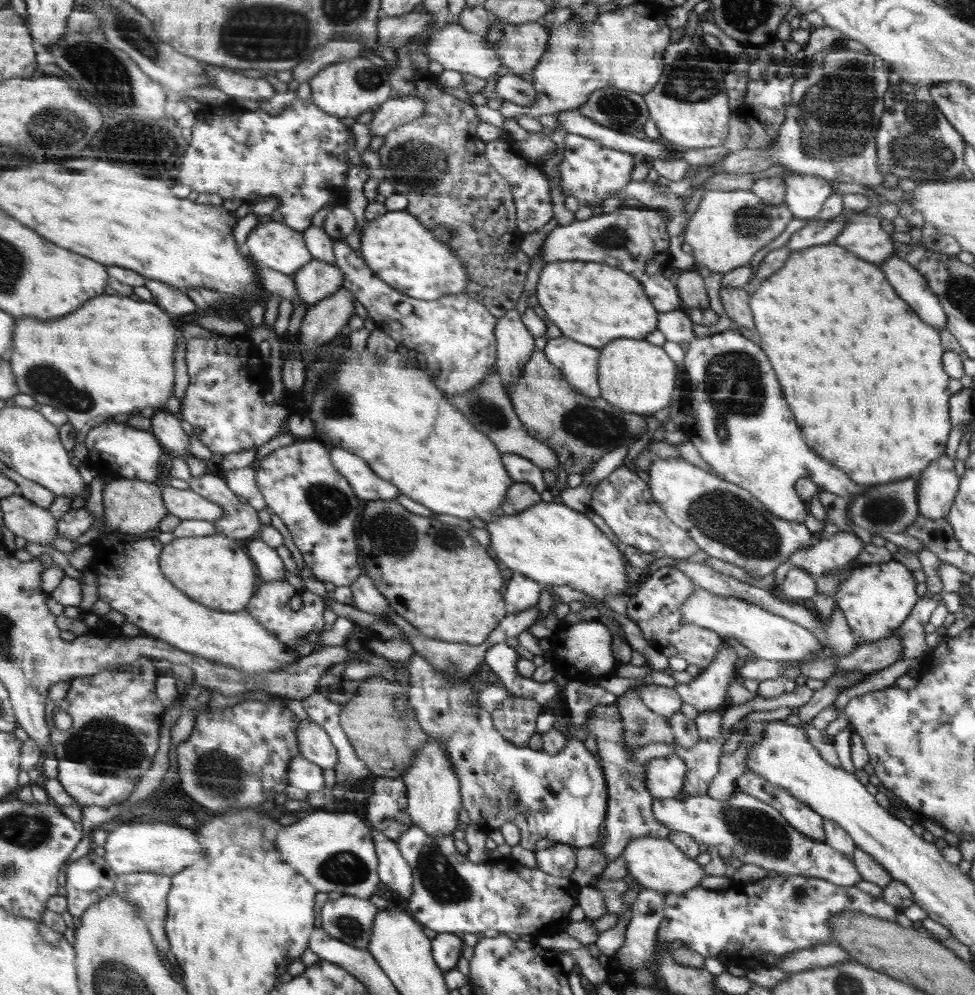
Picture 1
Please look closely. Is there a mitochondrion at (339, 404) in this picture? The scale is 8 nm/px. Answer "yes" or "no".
yes

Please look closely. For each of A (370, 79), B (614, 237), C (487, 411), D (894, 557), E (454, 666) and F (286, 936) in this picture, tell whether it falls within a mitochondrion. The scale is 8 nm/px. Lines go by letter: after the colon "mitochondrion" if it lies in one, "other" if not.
A: mitochondrion
B: mitochondrion
C: mitochondrion
D: other
E: mitochondrion
F: other

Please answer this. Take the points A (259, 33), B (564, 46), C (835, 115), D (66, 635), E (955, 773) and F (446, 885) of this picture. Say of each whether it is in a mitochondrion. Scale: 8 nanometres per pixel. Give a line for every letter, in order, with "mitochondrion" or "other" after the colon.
A: mitochondrion
B: other
C: mitochondrion
D: other
E: mitochondrion
F: mitochondrion

